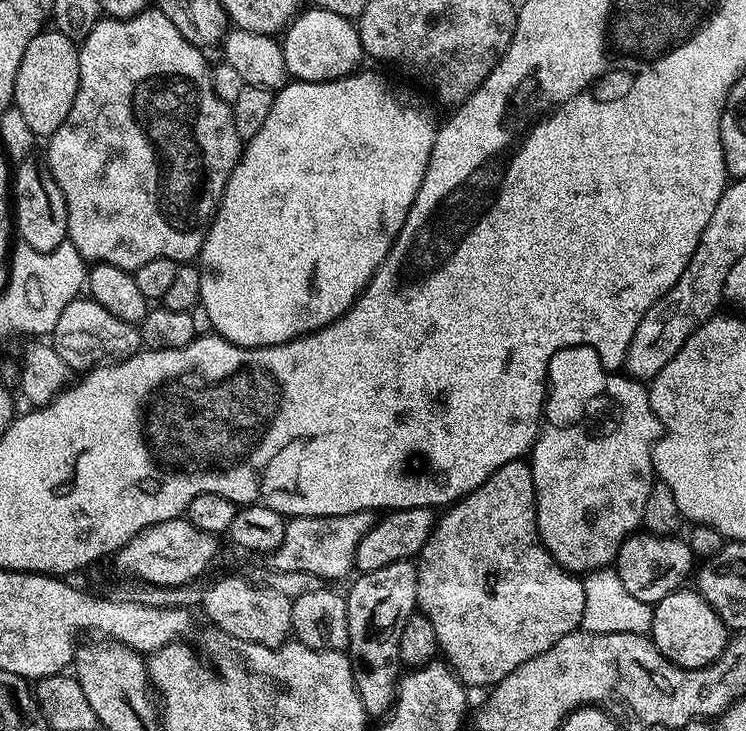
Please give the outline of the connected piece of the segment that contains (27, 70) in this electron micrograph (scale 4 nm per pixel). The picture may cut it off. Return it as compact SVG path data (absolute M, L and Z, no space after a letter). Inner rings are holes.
M41 30L34 38L30 38L14 78L12 99L22 119L26 121L26 126L30 126L36 137L51 138L58 126L66 122L66 114L70 114L70 106L74 106L74 98L78 94L79 57L77 41L61 32Z

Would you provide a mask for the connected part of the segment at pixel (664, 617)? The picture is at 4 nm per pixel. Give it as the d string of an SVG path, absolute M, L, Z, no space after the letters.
M696 590L666 594L652 609L650 639L671 664L680 668L705 668L713 664L730 643L730 631L719 614Z

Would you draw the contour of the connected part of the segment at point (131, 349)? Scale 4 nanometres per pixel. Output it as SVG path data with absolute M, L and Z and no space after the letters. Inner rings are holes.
M91 298L74 299L62 310L58 326L50 333L50 343L69 370L91 370L101 364L128 360L142 348L137 325L118 318Z

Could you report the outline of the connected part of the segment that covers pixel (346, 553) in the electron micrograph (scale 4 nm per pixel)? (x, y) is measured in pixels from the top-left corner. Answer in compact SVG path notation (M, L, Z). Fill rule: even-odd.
M355 512L345 516L298 516L284 526L282 542L270 554L271 571L306 570L318 574L326 582L340 580L353 571L358 542L371 530L378 519L376 512Z

